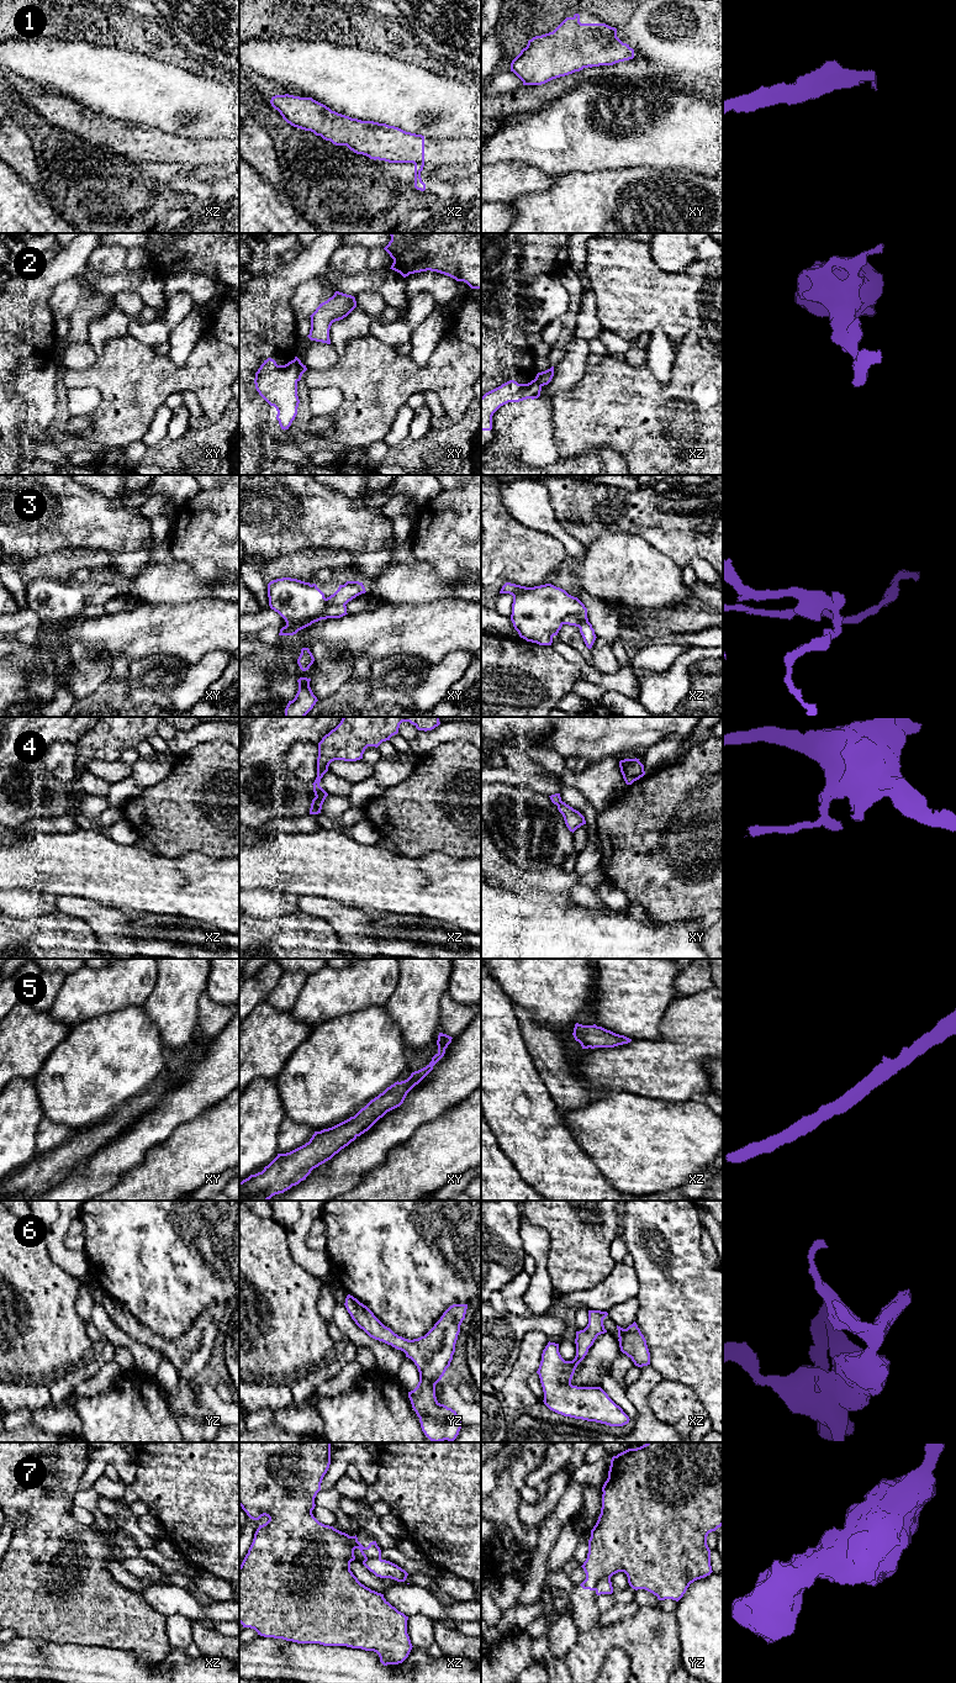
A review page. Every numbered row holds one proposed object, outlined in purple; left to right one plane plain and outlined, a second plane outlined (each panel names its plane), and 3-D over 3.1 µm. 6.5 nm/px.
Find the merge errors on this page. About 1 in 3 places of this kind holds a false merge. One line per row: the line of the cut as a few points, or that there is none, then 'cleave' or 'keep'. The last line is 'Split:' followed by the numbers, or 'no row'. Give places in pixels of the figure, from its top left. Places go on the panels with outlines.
1: no cut; keep
2: cut in xy along (294, 359), (301, 374); cleave
3: cut in xy along (322, 618), (310, 617), (286, 624); cleave
4: cut in xz along (315, 797), (320, 812); cleave
5: no cut; keep
6: no cut; keep
7: cut in yz along (609, 1577), (602, 1577), (595, 1589); cleave
Split: 2, 3, 4, 7

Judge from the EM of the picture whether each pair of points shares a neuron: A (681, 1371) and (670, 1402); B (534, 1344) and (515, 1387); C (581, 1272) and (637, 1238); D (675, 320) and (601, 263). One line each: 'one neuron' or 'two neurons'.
A: two neurons
B: one neuron
C: two neurons
D: one neuron

